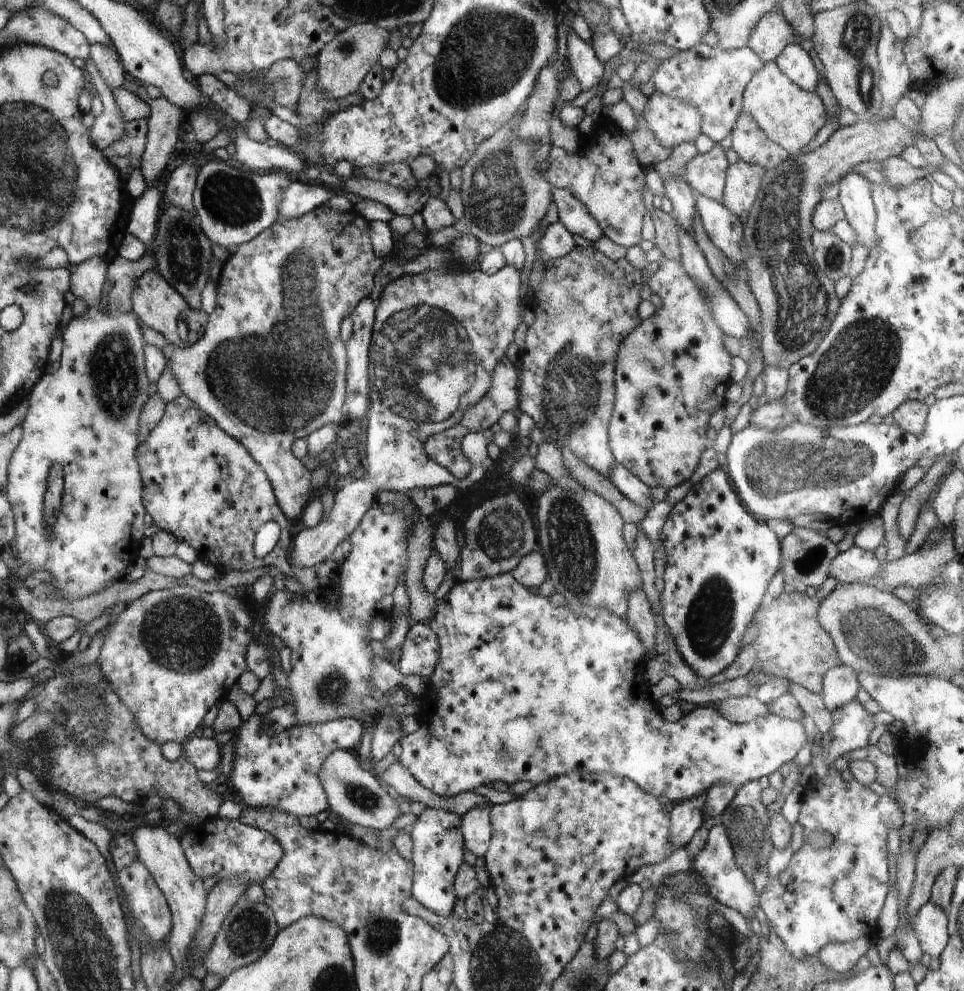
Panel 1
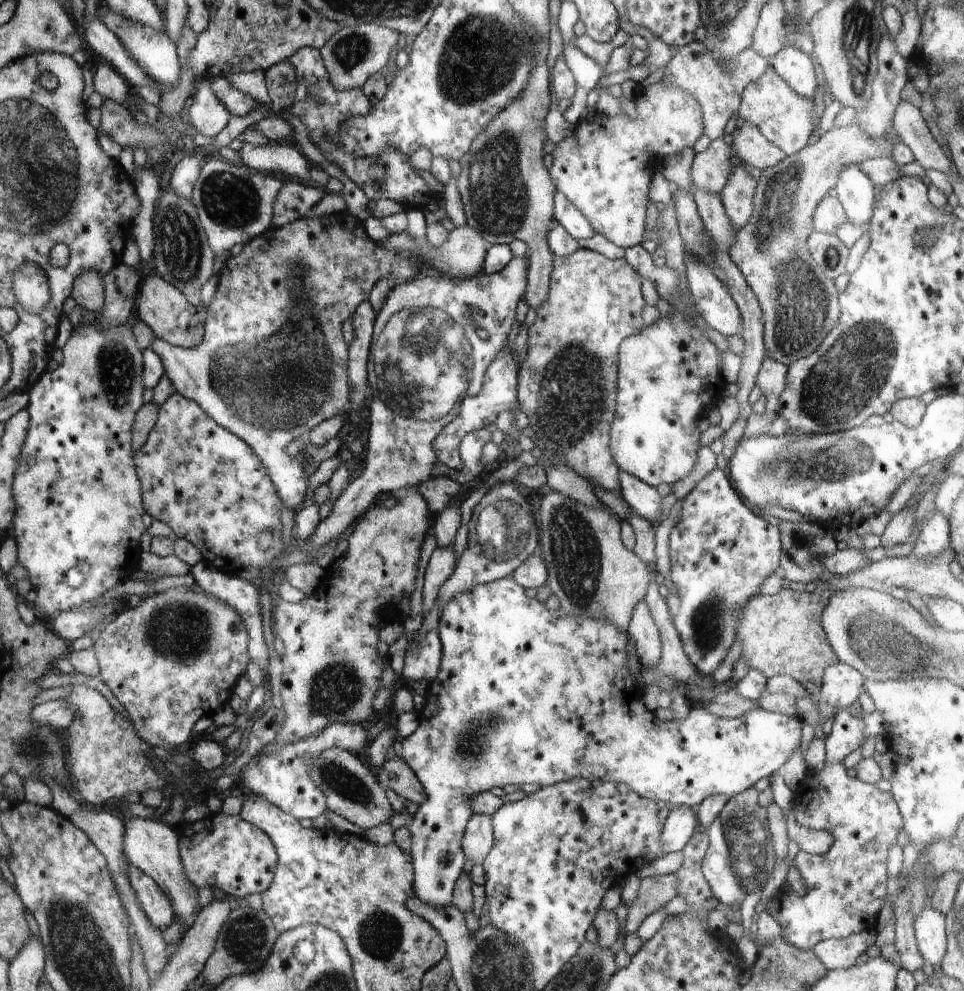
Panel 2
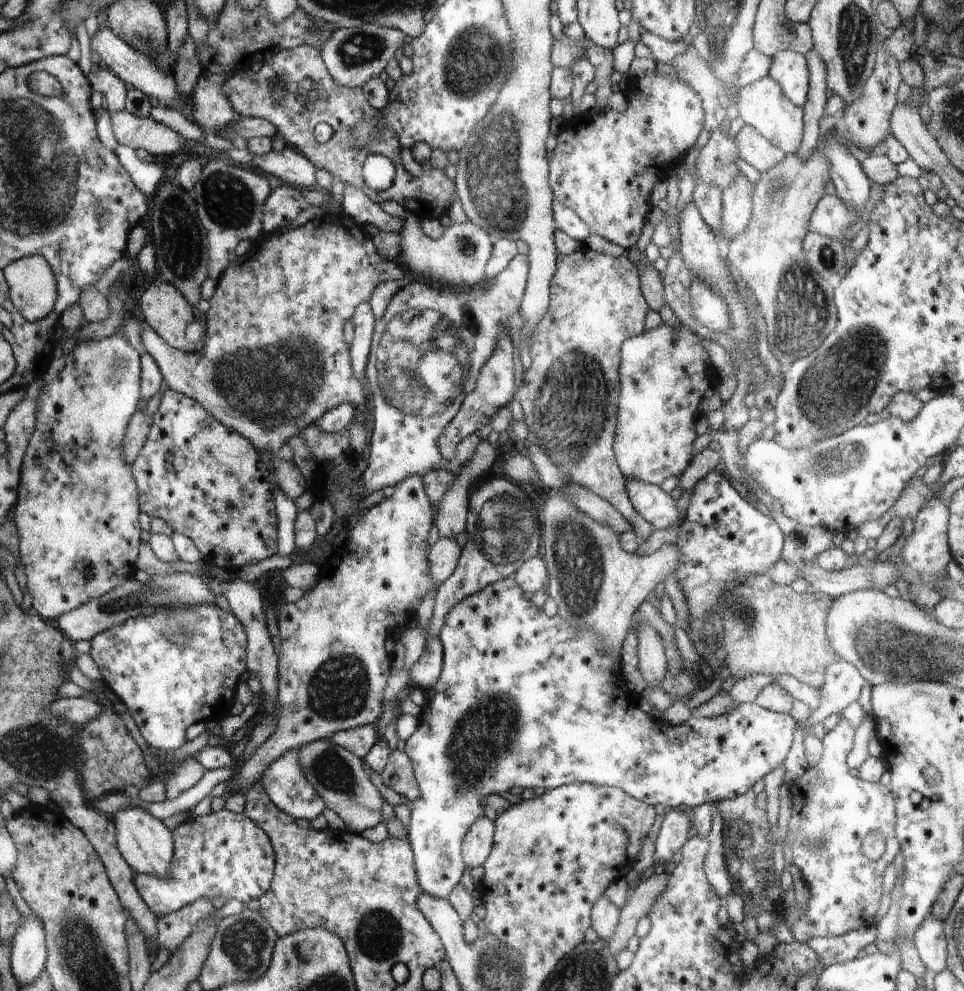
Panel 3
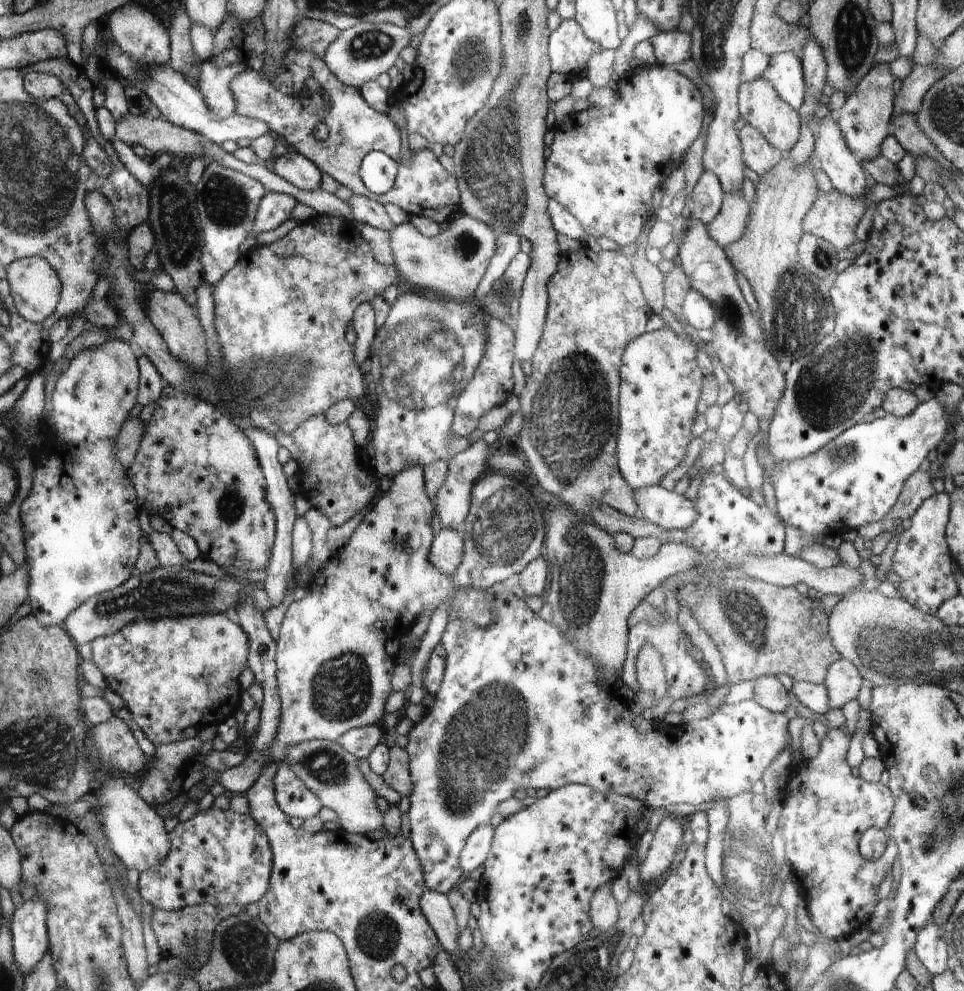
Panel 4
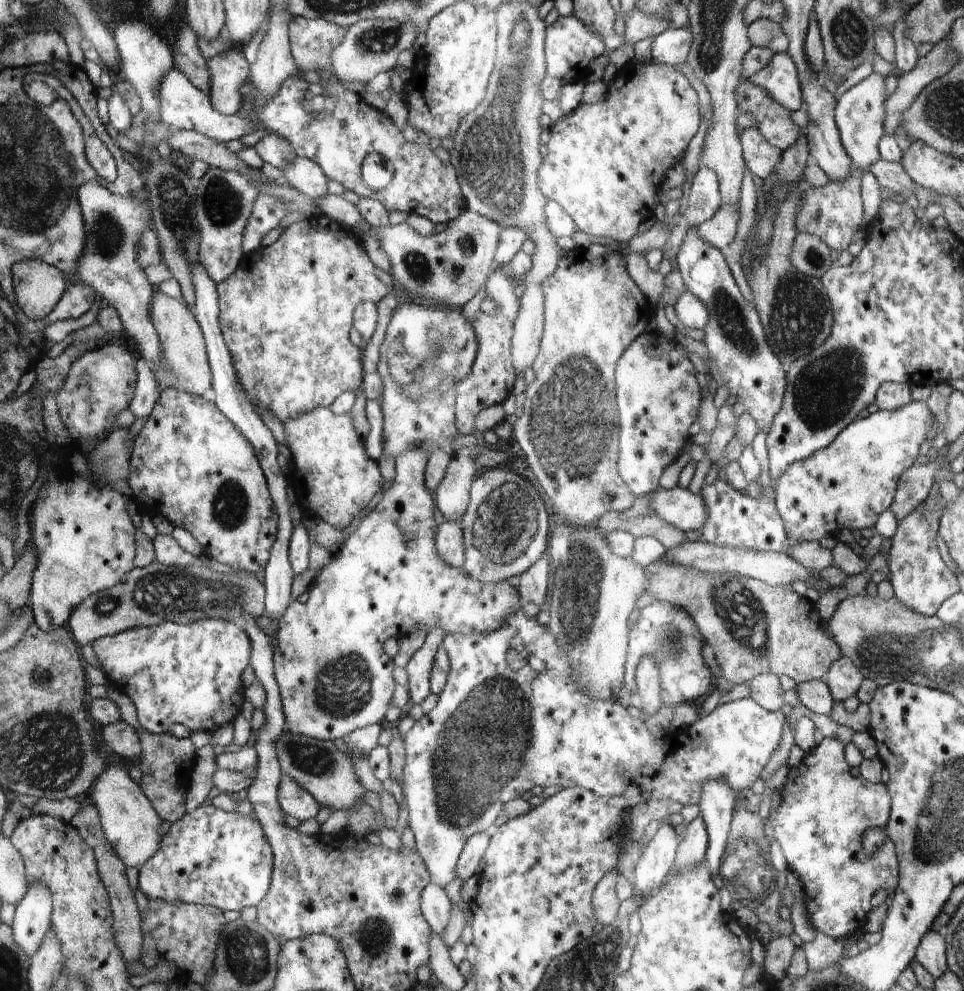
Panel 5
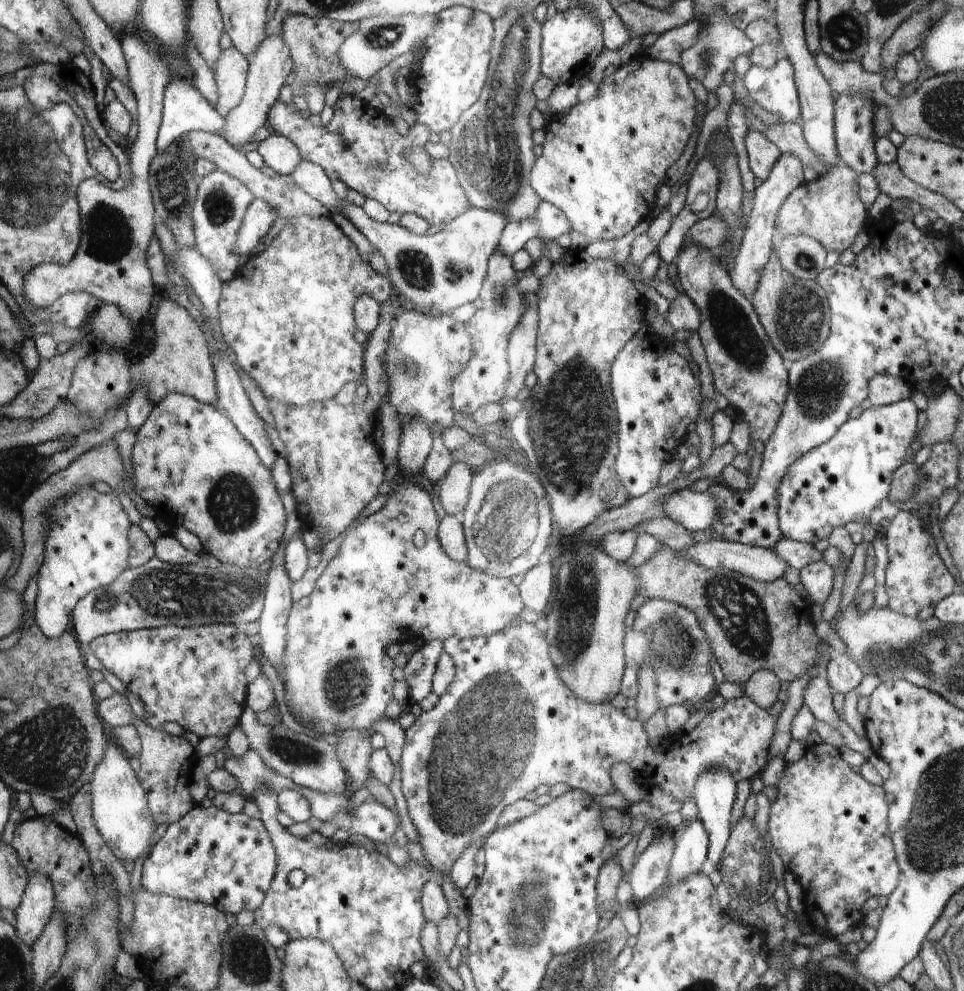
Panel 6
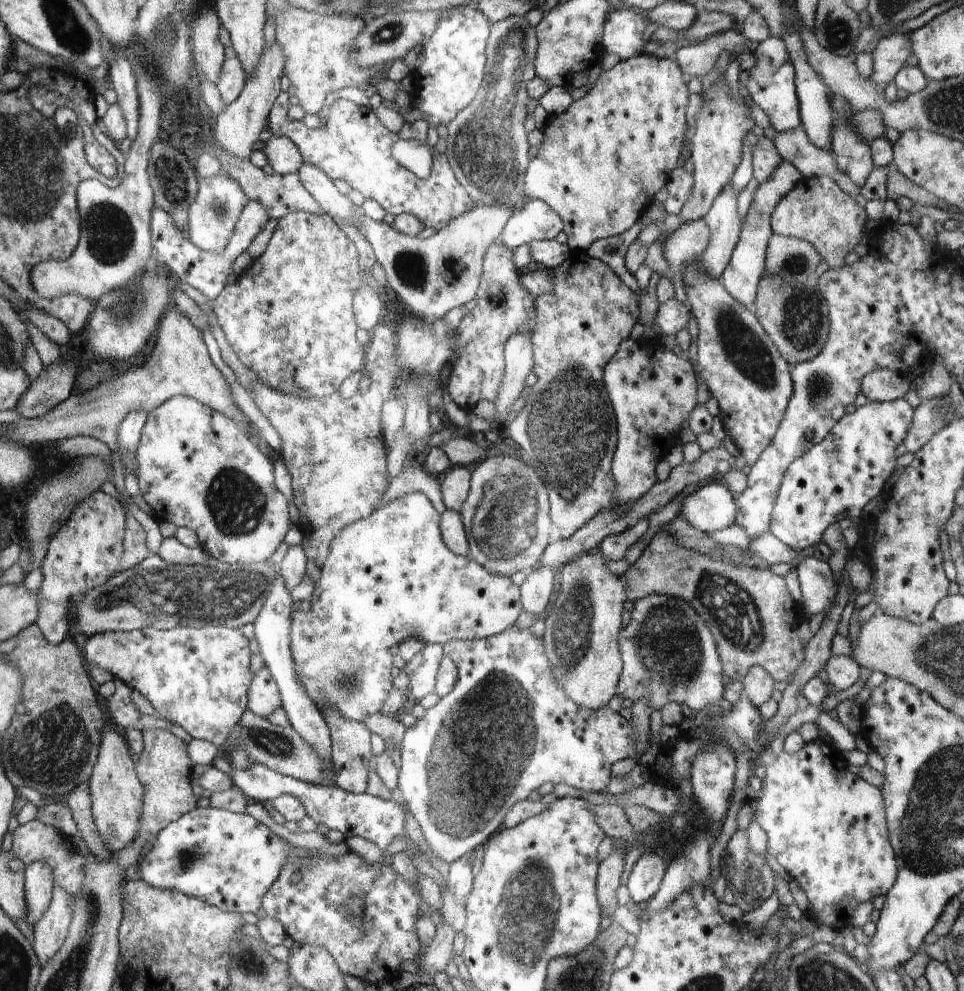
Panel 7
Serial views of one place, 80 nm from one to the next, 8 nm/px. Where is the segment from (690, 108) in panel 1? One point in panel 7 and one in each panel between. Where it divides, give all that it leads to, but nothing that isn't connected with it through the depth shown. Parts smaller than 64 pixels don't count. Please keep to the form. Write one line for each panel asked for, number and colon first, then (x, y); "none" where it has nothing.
2: (605, 166)
3: (604, 165)
4: (605, 163)
5: (604, 163)
6: (602, 163)
7: (635, 112)

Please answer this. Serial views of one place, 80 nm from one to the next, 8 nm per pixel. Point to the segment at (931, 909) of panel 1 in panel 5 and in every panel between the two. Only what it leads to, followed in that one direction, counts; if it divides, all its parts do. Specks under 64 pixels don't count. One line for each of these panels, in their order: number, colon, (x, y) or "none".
2: (929, 925)
3: (929, 937)
4: (930, 947)
5: (932, 953)

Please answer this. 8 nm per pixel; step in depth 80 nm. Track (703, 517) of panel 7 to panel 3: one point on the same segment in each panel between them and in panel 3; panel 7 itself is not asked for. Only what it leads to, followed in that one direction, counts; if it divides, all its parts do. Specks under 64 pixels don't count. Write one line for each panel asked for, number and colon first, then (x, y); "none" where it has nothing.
3: (654, 505)
4: (667, 509)
5: (677, 507)
6: (696, 511)

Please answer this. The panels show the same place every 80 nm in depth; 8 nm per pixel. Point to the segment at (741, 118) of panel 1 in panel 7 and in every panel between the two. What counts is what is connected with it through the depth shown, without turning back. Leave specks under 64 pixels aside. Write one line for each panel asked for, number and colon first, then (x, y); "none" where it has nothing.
2: (750, 145)
3: (755, 150)
4: (758, 154)
5: (761, 158)
6: (762, 154)
7: (765, 159)

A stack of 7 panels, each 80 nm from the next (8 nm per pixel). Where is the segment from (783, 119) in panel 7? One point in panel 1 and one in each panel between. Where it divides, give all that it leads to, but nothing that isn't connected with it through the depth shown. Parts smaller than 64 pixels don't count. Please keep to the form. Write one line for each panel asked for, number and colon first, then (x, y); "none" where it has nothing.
1: (794, 61)
2: (794, 66)
3: (790, 69)
4: (785, 73)
5: (779, 77)
6: (774, 90)

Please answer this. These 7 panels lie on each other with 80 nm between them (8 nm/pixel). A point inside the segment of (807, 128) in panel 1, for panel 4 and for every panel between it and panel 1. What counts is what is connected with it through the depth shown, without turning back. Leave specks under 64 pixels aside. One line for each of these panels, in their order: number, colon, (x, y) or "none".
2: (787, 120)
3: (763, 104)
4: (759, 104)

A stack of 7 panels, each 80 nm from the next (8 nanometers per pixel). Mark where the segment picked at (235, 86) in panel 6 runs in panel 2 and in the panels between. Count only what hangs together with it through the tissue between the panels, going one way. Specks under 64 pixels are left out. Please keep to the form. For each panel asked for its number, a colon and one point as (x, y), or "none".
2: (208, 117)
3: (212, 111)
4: (214, 82)
5: (227, 72)

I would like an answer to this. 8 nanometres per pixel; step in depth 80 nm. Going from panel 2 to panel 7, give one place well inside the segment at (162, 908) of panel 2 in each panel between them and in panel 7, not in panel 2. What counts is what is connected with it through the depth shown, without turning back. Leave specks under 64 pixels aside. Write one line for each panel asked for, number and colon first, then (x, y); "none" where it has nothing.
3: (227, 854)
4: (219, 857)
5: (212, 857)
6: (225, 860)
7: (230, 860)

